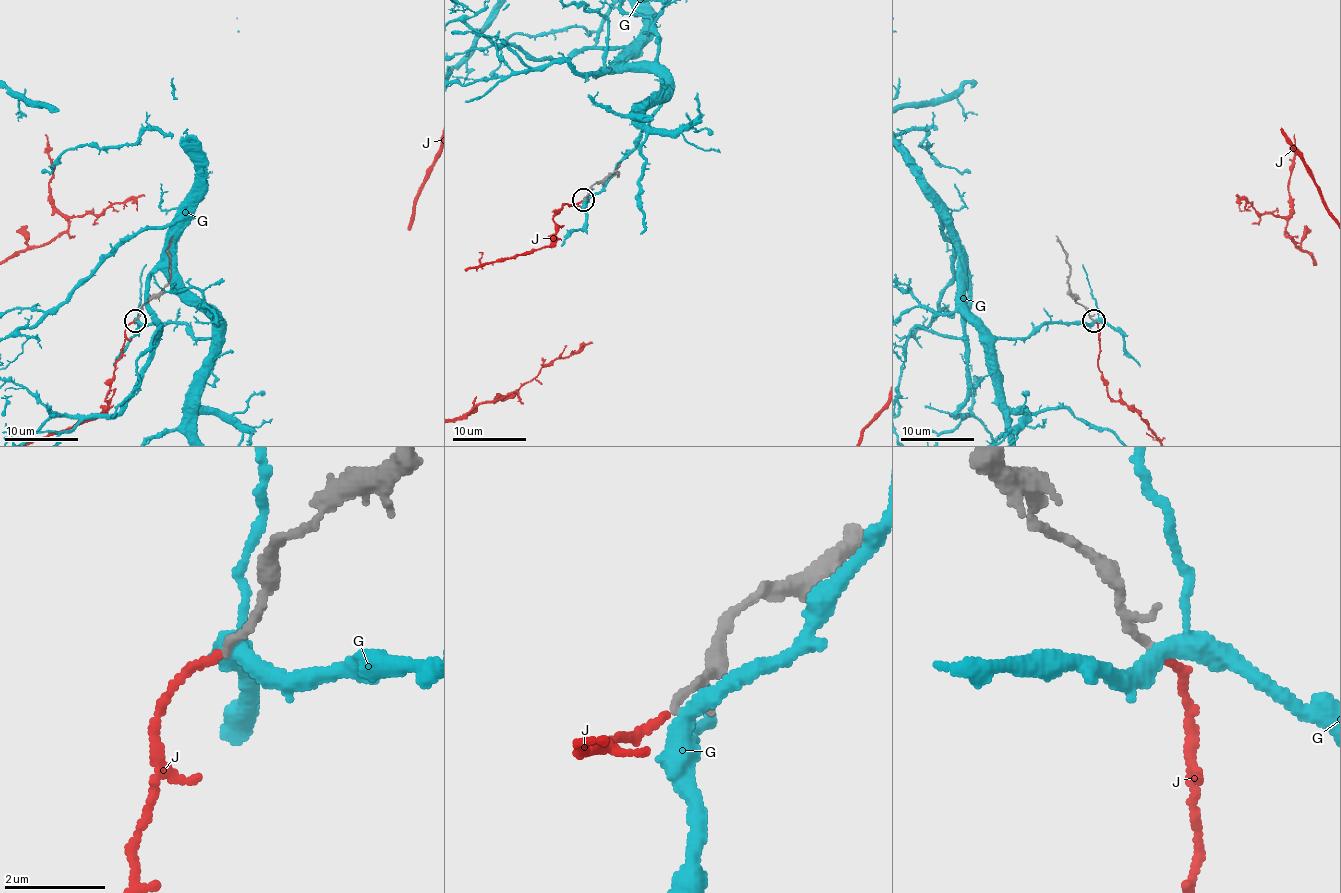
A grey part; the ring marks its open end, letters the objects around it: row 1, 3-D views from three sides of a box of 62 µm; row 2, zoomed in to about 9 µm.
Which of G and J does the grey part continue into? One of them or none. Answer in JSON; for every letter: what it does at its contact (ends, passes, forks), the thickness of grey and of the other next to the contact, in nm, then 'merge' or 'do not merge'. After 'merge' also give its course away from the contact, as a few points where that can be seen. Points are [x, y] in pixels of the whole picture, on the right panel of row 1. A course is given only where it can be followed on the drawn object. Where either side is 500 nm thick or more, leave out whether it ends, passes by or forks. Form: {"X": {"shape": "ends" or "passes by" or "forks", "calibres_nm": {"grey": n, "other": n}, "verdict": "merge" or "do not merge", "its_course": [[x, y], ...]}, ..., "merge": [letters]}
{"G": {"shape": "forks", "calibres_nm": {"grey": 120, "other": 320}, "verdict": "do not merge"}, "J": {"shape": "ends", "calibres_nm": {"grey": 120, "other": 150}, "verdict": "merge"}, "merge": ["J"]}

